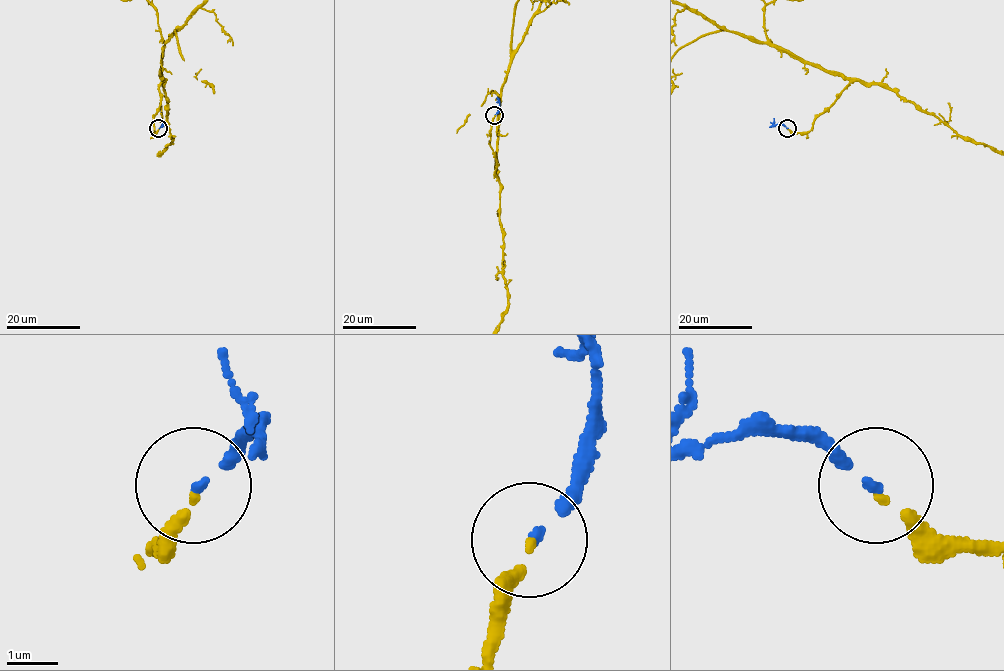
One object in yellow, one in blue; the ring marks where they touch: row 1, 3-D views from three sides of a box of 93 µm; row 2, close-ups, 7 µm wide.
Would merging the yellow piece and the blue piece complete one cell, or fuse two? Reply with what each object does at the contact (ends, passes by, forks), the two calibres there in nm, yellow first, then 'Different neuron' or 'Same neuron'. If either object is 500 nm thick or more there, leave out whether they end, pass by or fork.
At the ring yellow ends. At the ring blue ends. Thickness 130 nm (yellow) against 110 nm. Same neuron

